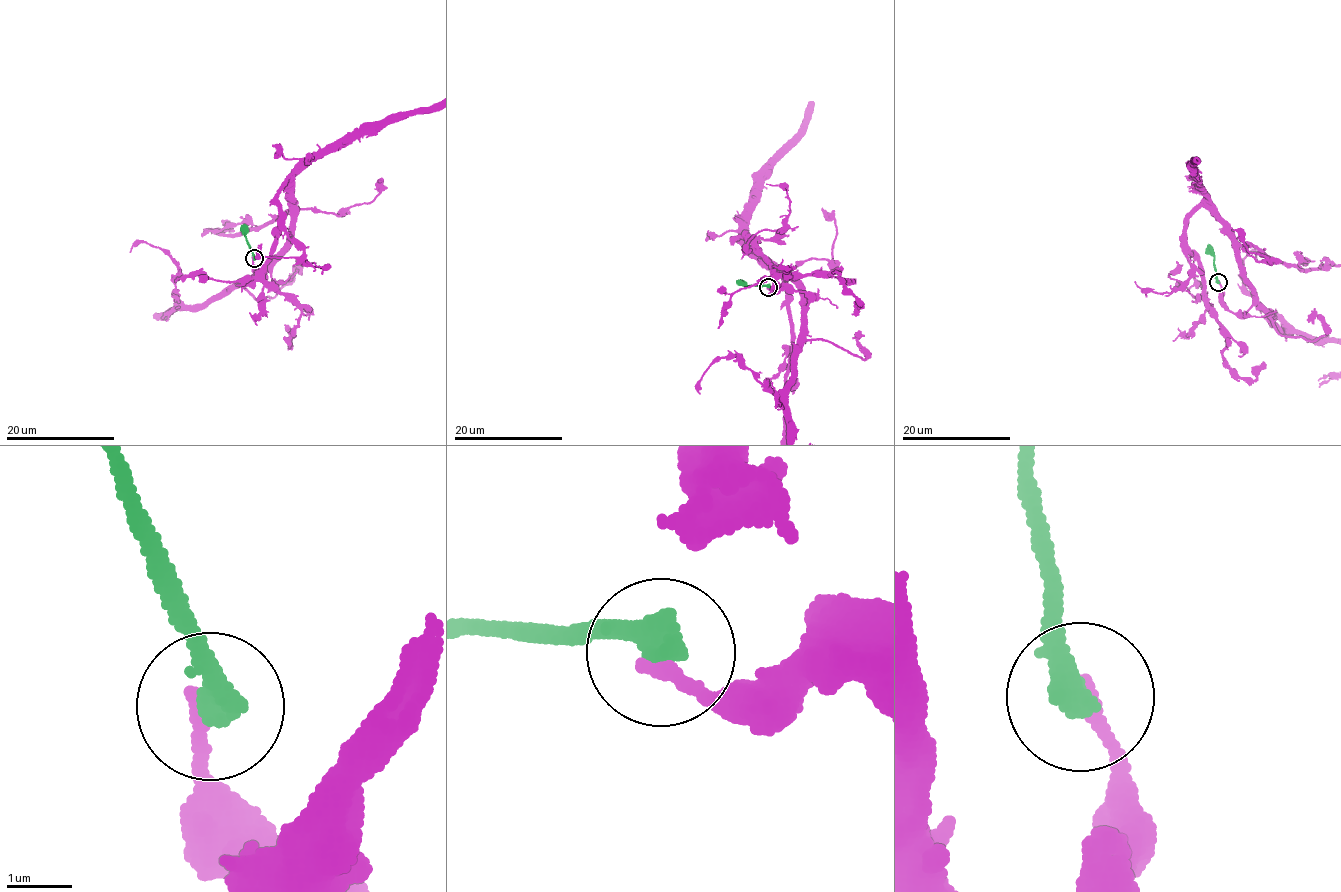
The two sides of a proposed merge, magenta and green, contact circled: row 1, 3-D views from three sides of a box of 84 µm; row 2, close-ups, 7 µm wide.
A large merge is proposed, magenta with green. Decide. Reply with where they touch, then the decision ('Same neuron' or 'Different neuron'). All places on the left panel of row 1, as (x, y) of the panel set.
Place: (254, 258). Different neuron

